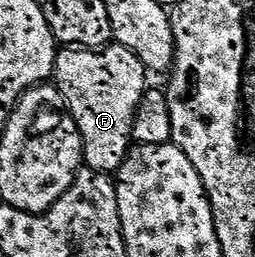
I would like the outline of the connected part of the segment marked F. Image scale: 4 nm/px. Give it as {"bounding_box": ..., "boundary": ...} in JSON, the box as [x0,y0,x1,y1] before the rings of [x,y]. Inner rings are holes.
{"bounding_box":[53,42,146,170],"boundary":[[[115,42],[109,44],[110,46],[104,50],[96,52],[94,50],[86,50],[87,48],[85,48],[84,44],[67,43],[57,51],[55,70],[53,72],[55,83],[67,100],[66,107],[73,118],[75,118],[75,124],[80,131],[80,139],[84,142],[83,159],[94,170],[115,170],[119,168],[120,161],[132,140],[130,134],[134,132],[136,107],[139,104],[139,96],[142,92],[141,85],[138,86],[138,80],[146,72],[143,62],[128,47]],[[84,65],[90,65],[90,72],[96,79],[100,80],[110,77],[111,81],[108,87],[102,89],[100,93],[92,92],[89,95],[82,94],[79,98],[72,98],[74,94],[72,90],[72,66]]]}

